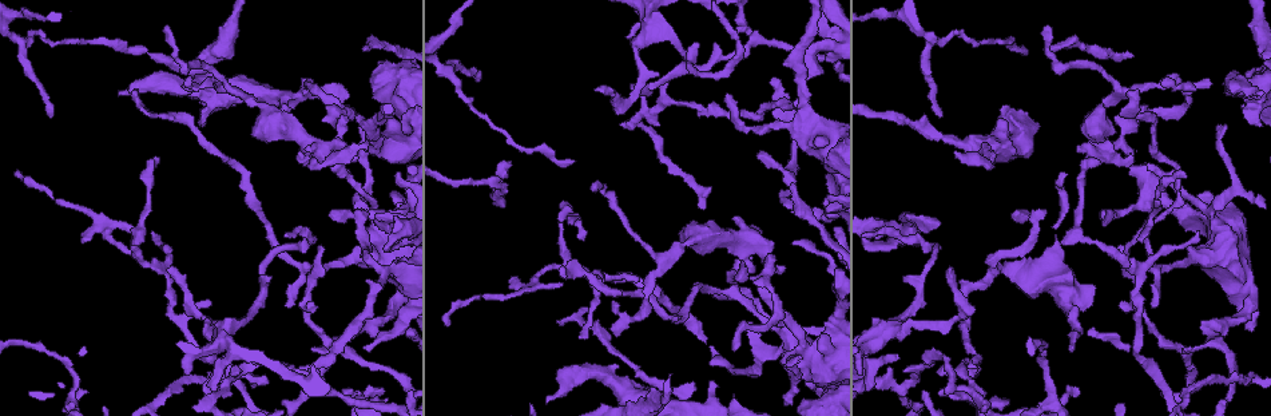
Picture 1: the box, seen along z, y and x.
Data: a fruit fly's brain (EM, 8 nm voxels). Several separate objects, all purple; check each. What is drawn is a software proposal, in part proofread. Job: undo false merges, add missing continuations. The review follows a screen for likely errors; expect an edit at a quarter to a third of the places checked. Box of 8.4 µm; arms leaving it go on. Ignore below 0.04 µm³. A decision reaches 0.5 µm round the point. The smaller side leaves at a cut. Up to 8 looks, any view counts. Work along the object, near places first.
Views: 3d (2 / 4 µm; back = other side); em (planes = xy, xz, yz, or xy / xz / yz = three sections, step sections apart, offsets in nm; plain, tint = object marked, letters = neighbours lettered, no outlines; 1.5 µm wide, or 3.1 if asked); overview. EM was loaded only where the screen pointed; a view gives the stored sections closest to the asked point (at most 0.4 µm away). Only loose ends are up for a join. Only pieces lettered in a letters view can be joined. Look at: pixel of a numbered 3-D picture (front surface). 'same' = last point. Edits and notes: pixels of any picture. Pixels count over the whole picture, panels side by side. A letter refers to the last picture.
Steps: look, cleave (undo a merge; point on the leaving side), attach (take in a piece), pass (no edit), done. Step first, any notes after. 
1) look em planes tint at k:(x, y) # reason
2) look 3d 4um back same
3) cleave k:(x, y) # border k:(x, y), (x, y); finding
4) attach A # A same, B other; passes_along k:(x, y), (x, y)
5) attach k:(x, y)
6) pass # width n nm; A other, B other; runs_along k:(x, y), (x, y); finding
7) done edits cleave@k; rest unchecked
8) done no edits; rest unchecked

look 3d 4um at 1:(51, 116) # tapers out

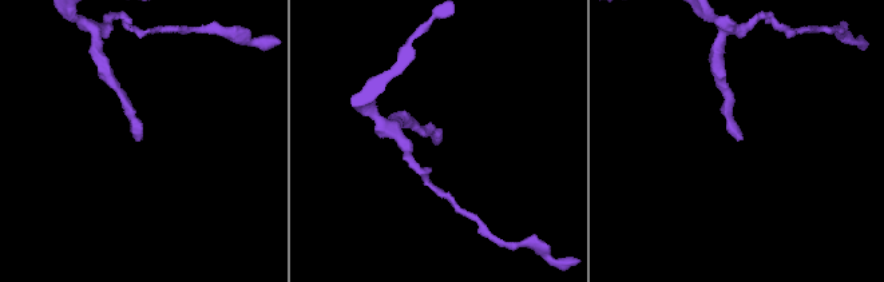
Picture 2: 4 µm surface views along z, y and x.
look em planes letters at 2:(740, 137)

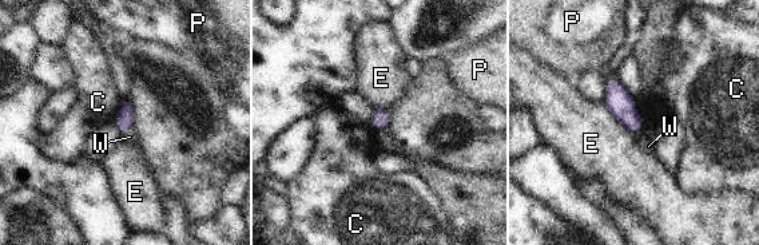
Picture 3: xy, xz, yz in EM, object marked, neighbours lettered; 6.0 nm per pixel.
attach W # C other, E other, P other, W same; passes_along 3:(123, 122), (127, 130), (130, 137); the neuron continues

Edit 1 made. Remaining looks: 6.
look overview # redraw

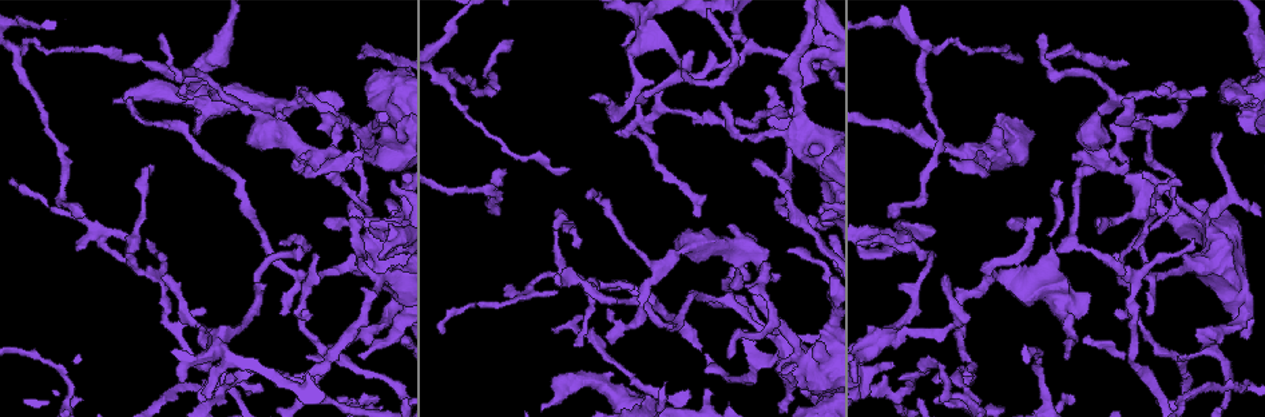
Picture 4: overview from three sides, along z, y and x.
look 3d 2um at 4:(1137, 250) # an open end

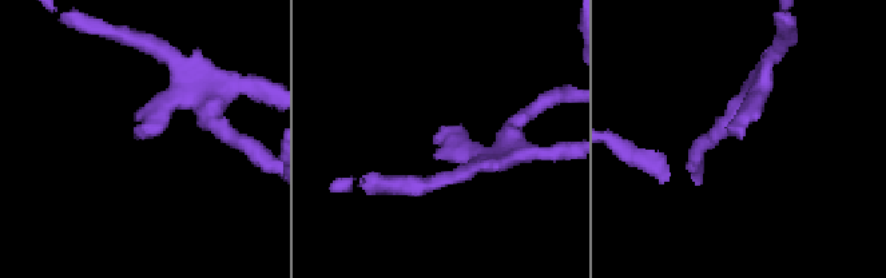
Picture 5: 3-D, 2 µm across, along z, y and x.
look em planes letters at 5:(742, 132)

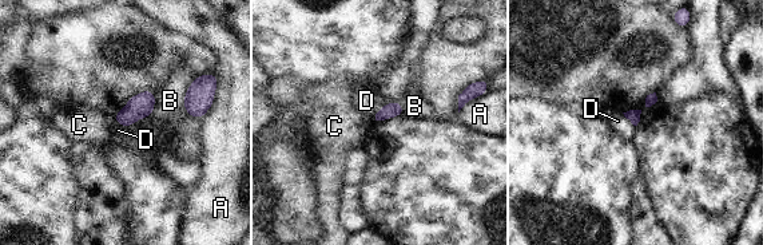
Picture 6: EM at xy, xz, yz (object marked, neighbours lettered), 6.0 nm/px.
pass # longest_contact B 220 nm; A other, B other, C other, D other; none of them fits

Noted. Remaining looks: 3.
look em planes letters at 4:(203, 308) # tapers out

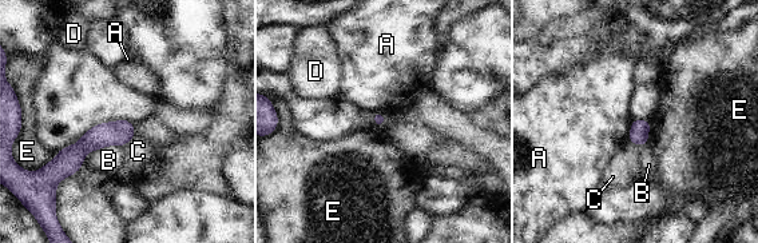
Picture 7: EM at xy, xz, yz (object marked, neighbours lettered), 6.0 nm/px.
pass # A other, B other, C other, D other, E other; border 7:(633, 120), (628, 128), (628, 140); no lettered piece goes on from it

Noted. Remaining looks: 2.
done edits attach@3; rest unchecked

